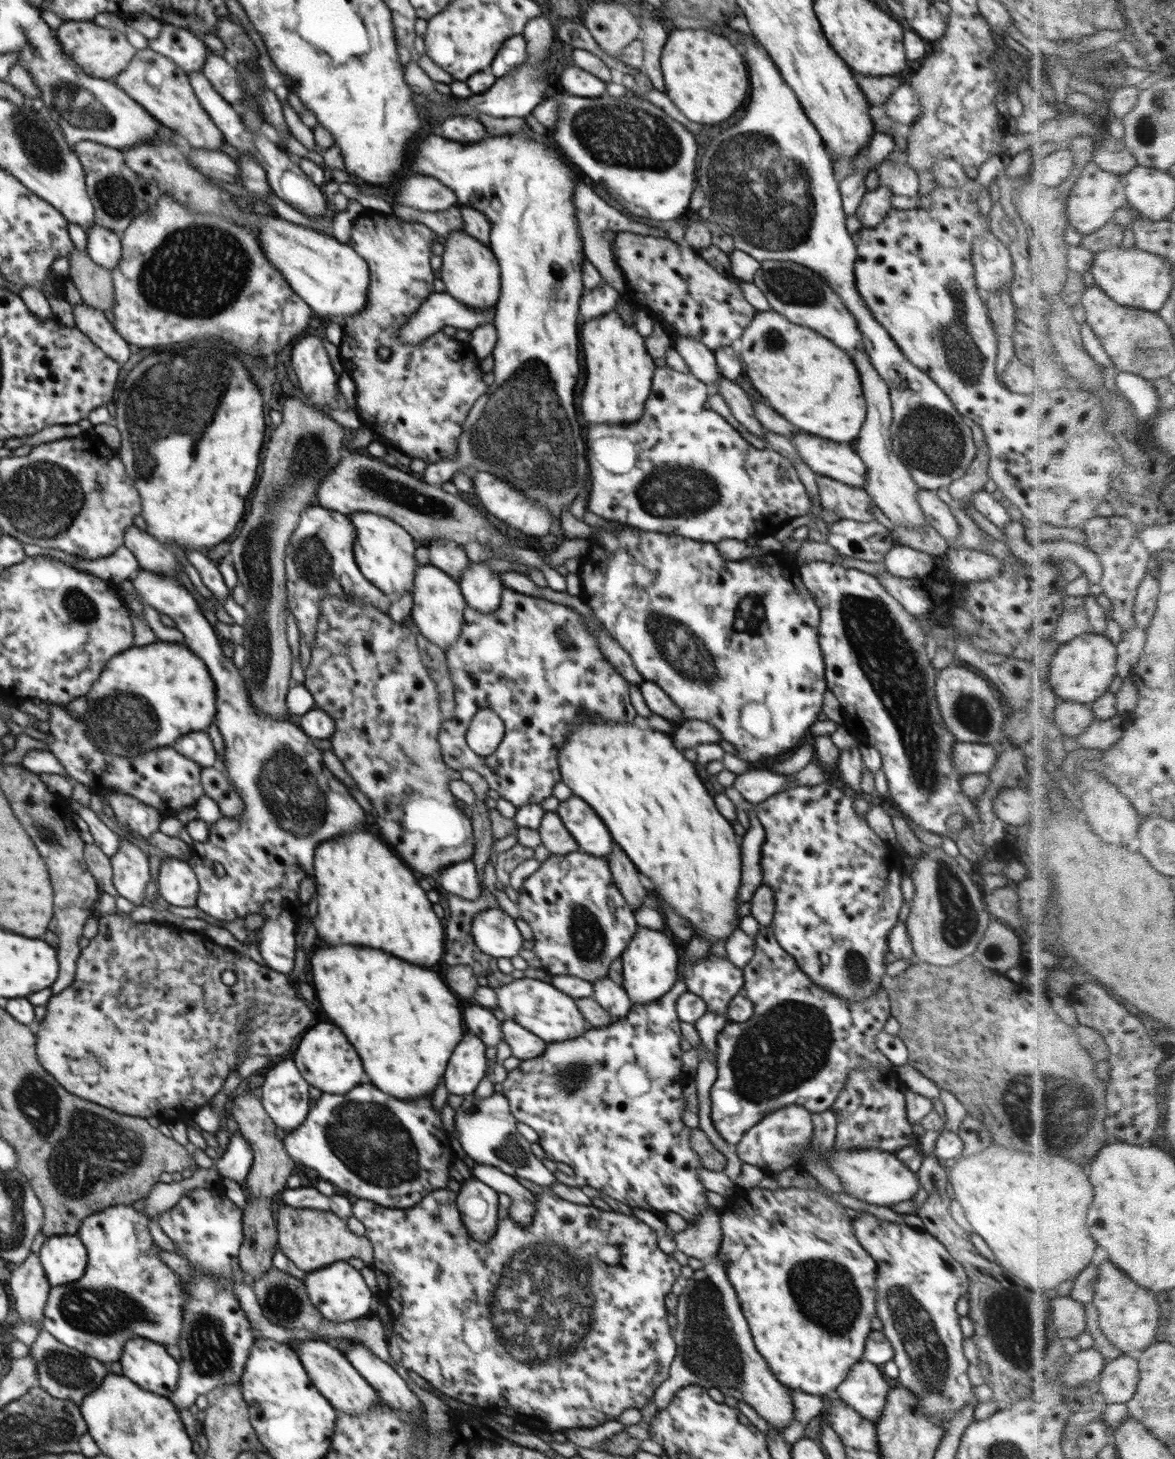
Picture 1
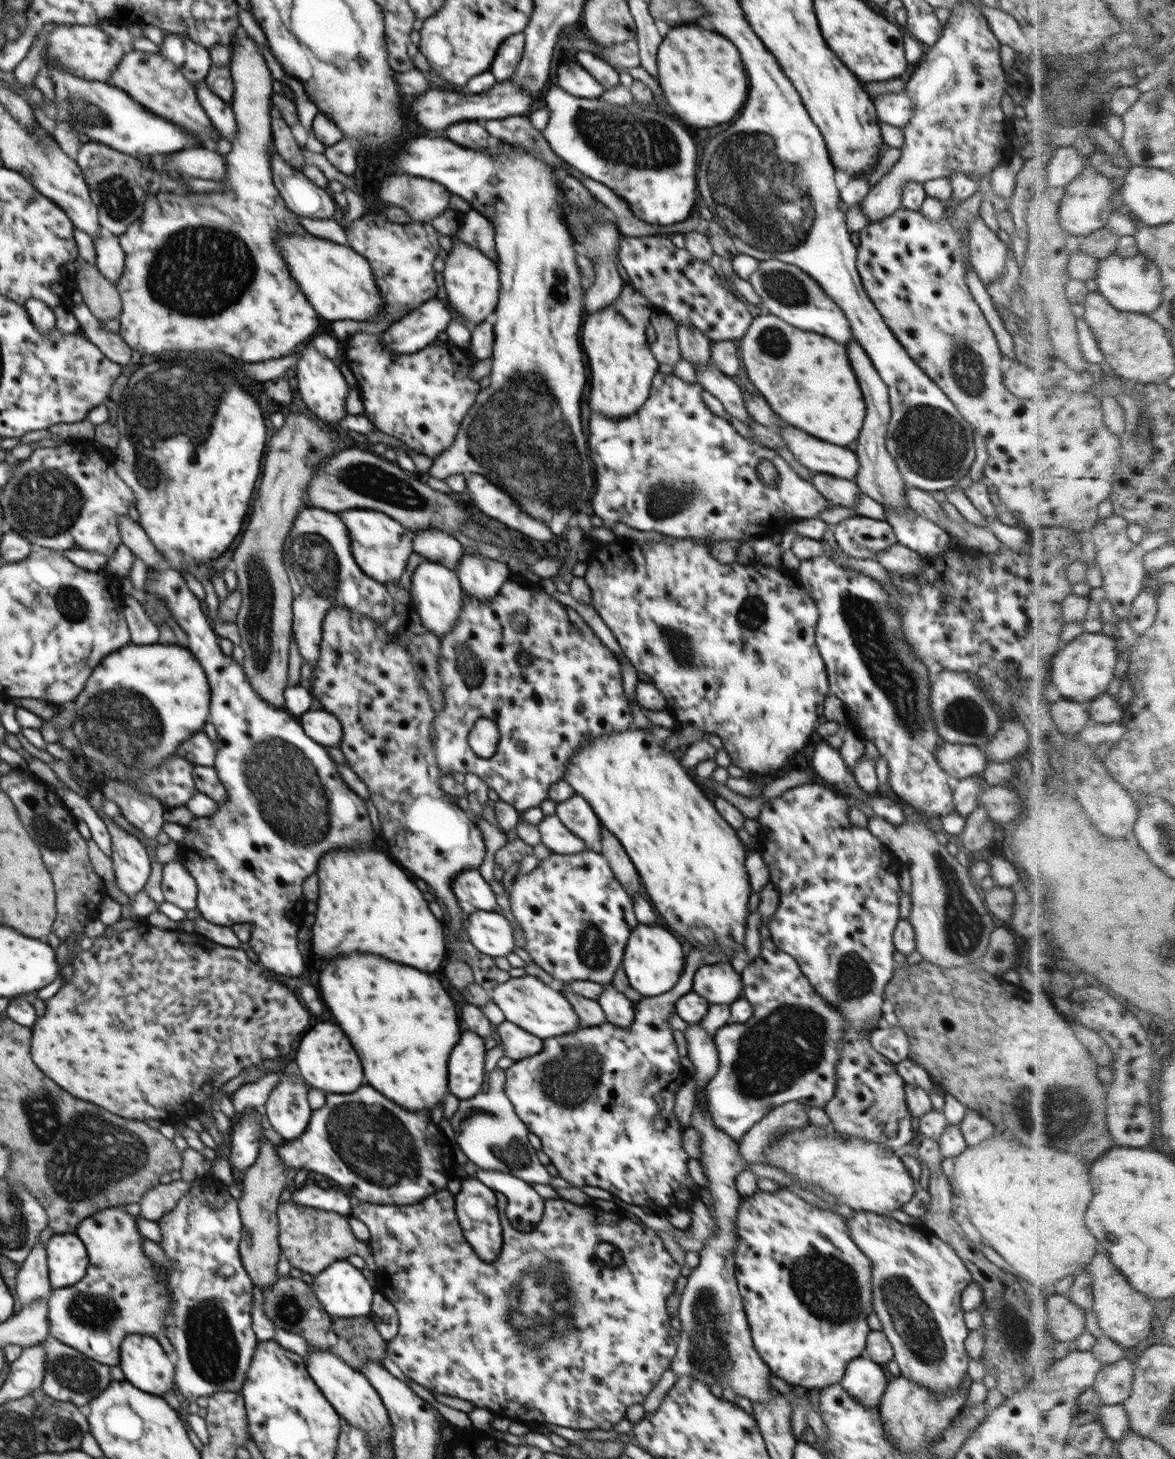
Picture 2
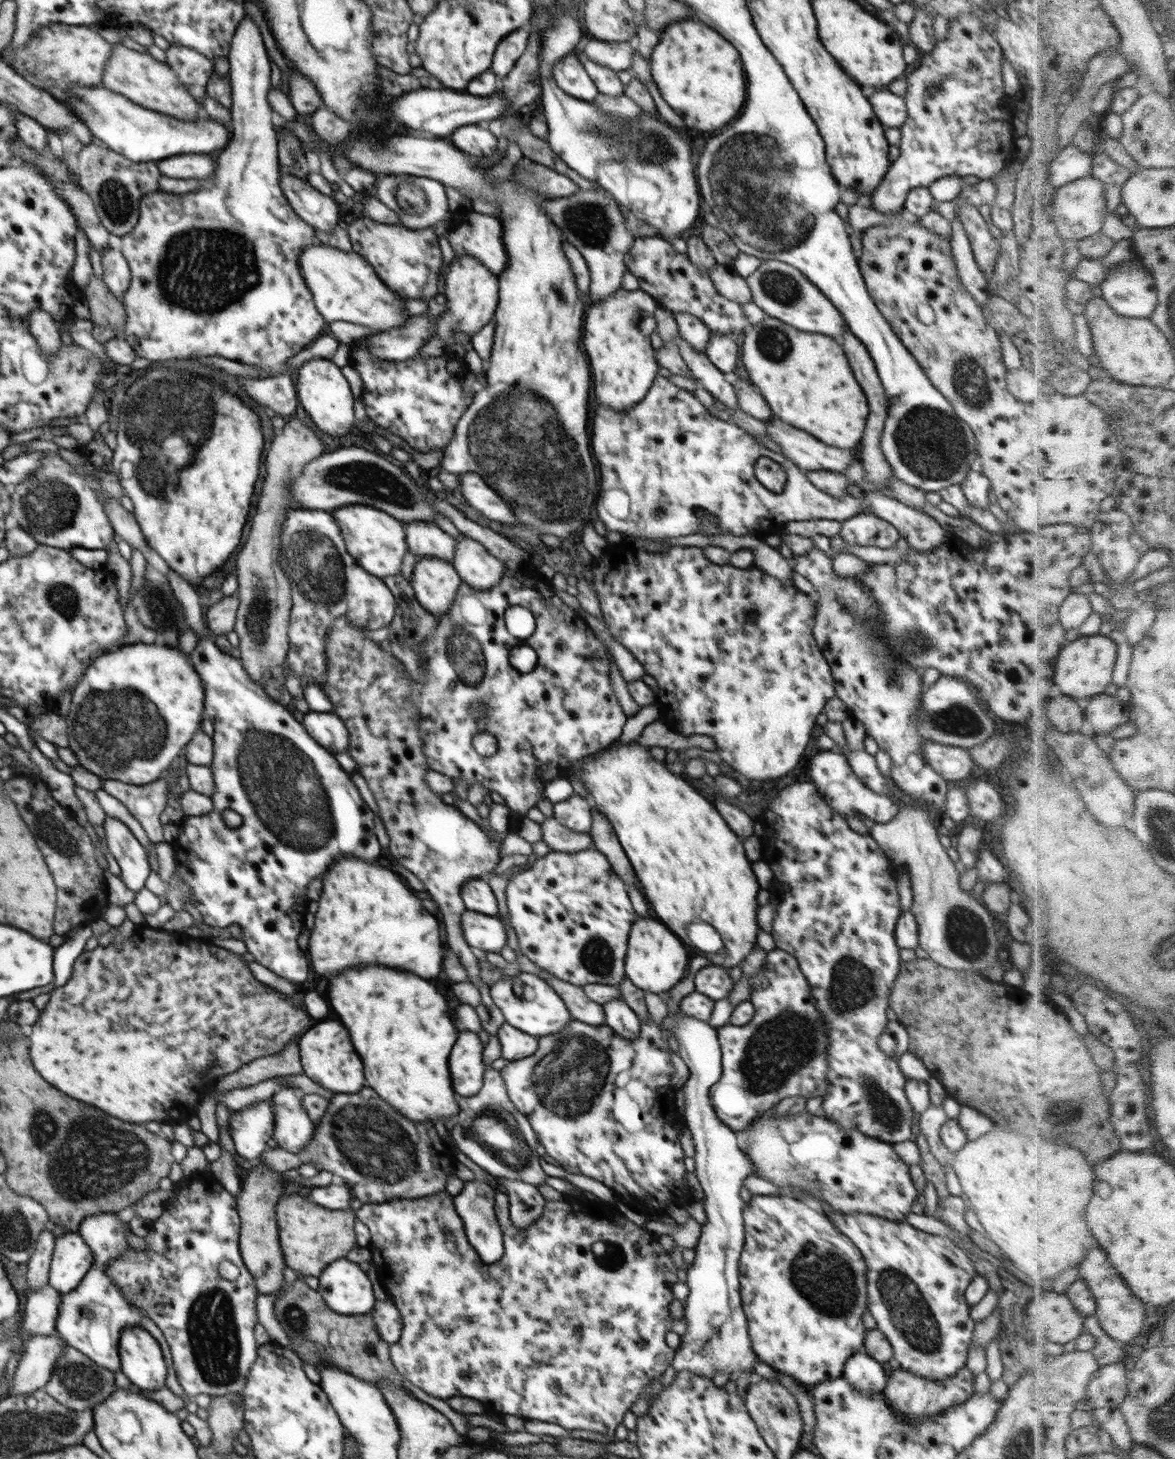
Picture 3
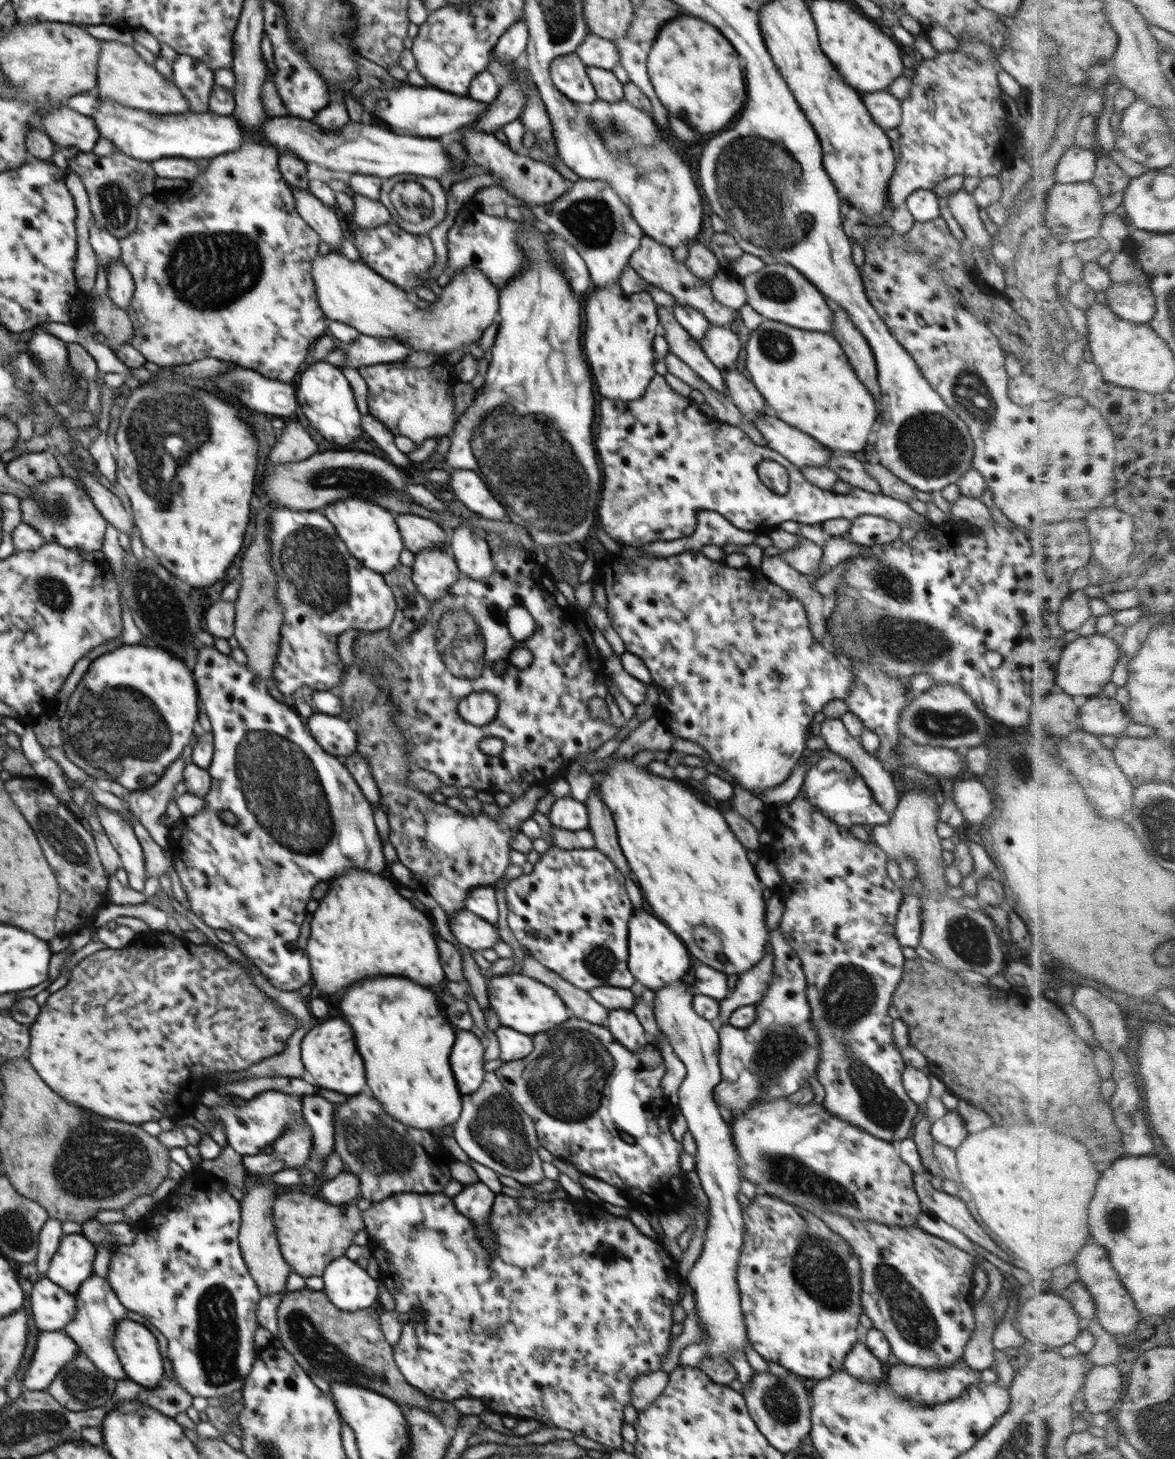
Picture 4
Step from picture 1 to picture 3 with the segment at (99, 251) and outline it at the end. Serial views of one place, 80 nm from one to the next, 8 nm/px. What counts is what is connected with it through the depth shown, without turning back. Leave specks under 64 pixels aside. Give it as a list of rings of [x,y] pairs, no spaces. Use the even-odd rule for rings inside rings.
[[[108,246],[106,251],[102,251],[102,267],[106,287],[112,292],[112,295],[122,300],[130,287],[130,279],[132,278],[126,258],[122,252]]]

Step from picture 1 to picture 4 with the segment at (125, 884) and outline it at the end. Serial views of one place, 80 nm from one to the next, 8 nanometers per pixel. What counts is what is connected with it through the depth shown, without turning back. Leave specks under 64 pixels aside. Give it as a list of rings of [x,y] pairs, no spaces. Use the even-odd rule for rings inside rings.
[[[98,805],[93,814],[97,815],[112,846],[118,851],[121,866],[127,872],[130,887],[136,892],[142,892],[146,880],[146,867],[143,848],[136,834],[132,832],[133,822],[125,814],[108,810],[102,805]]]

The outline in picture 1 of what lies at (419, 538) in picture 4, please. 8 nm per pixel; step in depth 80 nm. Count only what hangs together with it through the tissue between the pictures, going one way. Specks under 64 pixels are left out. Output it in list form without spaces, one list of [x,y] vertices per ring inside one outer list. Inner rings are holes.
[[[430,541],[425,544],[429,552],[430,565],[436,566],[459,582],[461,574],[470,562],[464,548],[454,541]]]

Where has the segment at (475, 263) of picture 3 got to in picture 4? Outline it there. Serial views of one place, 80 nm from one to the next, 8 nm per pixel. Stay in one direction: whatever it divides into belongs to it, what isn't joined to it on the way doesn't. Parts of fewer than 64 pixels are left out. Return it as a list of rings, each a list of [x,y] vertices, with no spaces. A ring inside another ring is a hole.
[[[329,252],[321,256],[316,254],[310,263],[310,269],[314,280],[314,288],[318,303],[324,314],[330,320],[343,322],[355,328],[361,335],[375,336],[376,338],[397,338],[411,346],[411,350],[438,355],[438,361],[445,362],[445,358],[453,350],[470,346],[470,344],[479,344],[484,331],[495,321],[498,321],[499,311],[499,290],[494,287],[485,274],[478,269],[466,267],[459,270],[455,277],[443,287],[440,301],[436,304],[430,304],[428,312],[416,310],[415,298],[398,286],[392,285],[388,280],[384,280],[375,270],[370,269],[368,264],[361,261],[352,262],[348,260],[341,252]]]

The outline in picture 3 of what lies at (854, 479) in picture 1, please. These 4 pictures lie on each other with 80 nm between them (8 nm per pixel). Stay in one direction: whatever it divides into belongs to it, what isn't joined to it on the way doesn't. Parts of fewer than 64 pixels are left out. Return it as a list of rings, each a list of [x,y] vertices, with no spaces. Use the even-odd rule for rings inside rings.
[[[776,417],[765,423],[767,434],[780,446],[787,459],[801,470],[829,470],[844,474],[848,465],[858,458],[851,449],[826,446],[804,430],[788,426]]]

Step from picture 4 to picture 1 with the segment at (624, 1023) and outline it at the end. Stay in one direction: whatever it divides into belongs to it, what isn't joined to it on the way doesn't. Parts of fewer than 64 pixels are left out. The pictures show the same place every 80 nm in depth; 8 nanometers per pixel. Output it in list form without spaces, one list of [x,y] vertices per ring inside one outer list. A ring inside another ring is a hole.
[[[605,976],[592,983],[592,998],[603,1006],[614,1018],[624,1018],[630,1012],[633,1005],[628,993],[618,984],[615,984],[610,977]]]

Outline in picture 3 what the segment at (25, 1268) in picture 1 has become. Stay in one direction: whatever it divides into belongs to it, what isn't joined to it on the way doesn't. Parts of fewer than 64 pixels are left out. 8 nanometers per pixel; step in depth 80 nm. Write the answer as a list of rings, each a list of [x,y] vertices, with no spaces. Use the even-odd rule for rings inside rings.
[[[51,1227],[45,1228],[38,1238],[34,1253],[27,1262],[28,1273],[26,1273],[29,1287],[26,1294],[29,1296],[30,1291],[44,1286],[49,1282],[49,1266],[52,1259],[52,1251],[54,1251],[55,1236]]]

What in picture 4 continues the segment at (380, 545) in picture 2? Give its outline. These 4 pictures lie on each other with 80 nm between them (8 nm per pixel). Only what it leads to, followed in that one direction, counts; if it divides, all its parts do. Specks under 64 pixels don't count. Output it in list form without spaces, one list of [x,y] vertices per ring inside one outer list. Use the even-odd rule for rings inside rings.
[[[344,498],[340,502],[325,506],[323,515],[332,523],[336,534],[345,542],[352,556],[366,568],[383,575],[400,564],[400,552],[404,550],[403,540],[392,512],[360,498]]]

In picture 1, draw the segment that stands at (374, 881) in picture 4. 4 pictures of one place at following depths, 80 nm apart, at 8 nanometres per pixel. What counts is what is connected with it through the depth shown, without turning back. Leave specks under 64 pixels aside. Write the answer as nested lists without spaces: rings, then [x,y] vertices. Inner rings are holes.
[[[369,824],[350,830],[346,835],[324,841],[316,847],[314,853],[314,877],[317,888],[317,914],[311,923],[317,930],[317,941],[324,944],[352,944],[368,946],[390,952],[406,962],[429,969],[443,958],[445,951],[445,927],[432,909],[433,903],[426,896],[410,872],[410,868],[394,856],[395,851],[384,842],[380,832]]]

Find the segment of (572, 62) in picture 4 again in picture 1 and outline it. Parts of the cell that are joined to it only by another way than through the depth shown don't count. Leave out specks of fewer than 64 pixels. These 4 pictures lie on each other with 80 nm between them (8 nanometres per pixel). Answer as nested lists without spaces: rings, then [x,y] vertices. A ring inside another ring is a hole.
[[[569,66],[560,74],[563,90],[572,97],[596,98],[606,94],[607,83],[577,66]]]

